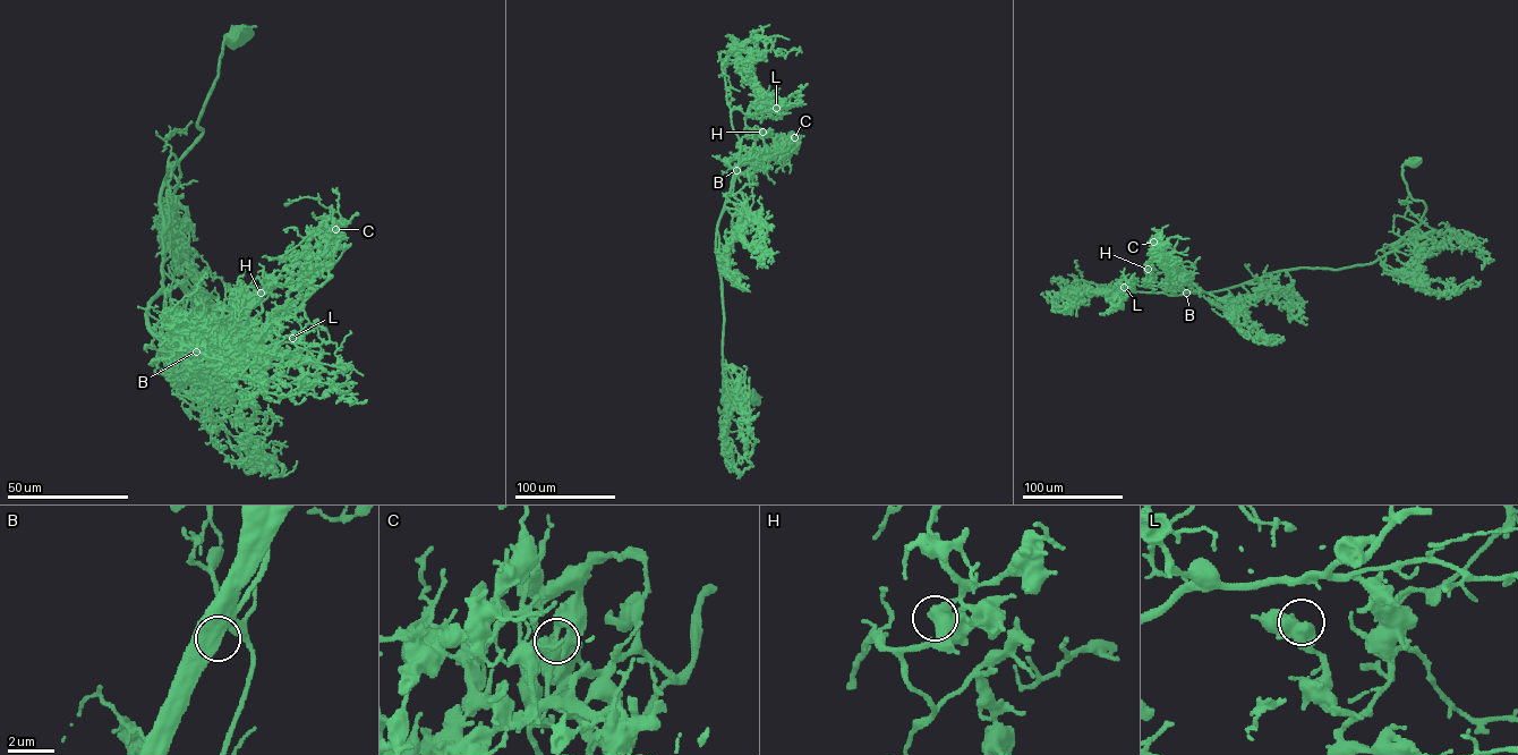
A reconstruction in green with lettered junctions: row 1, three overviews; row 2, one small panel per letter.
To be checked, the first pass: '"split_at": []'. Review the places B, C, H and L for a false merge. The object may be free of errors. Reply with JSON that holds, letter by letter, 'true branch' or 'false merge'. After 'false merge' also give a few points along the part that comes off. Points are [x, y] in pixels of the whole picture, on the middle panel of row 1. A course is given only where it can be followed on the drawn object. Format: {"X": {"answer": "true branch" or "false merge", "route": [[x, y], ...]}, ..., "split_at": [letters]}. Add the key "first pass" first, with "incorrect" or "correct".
{"first pass": "correct", "B": {"answer": "true branch"}, "C": {"answer": "true branch"}, "H": {"answer": "true branch"}, "L": {"answer": "true branch"}, "split_at": []}

